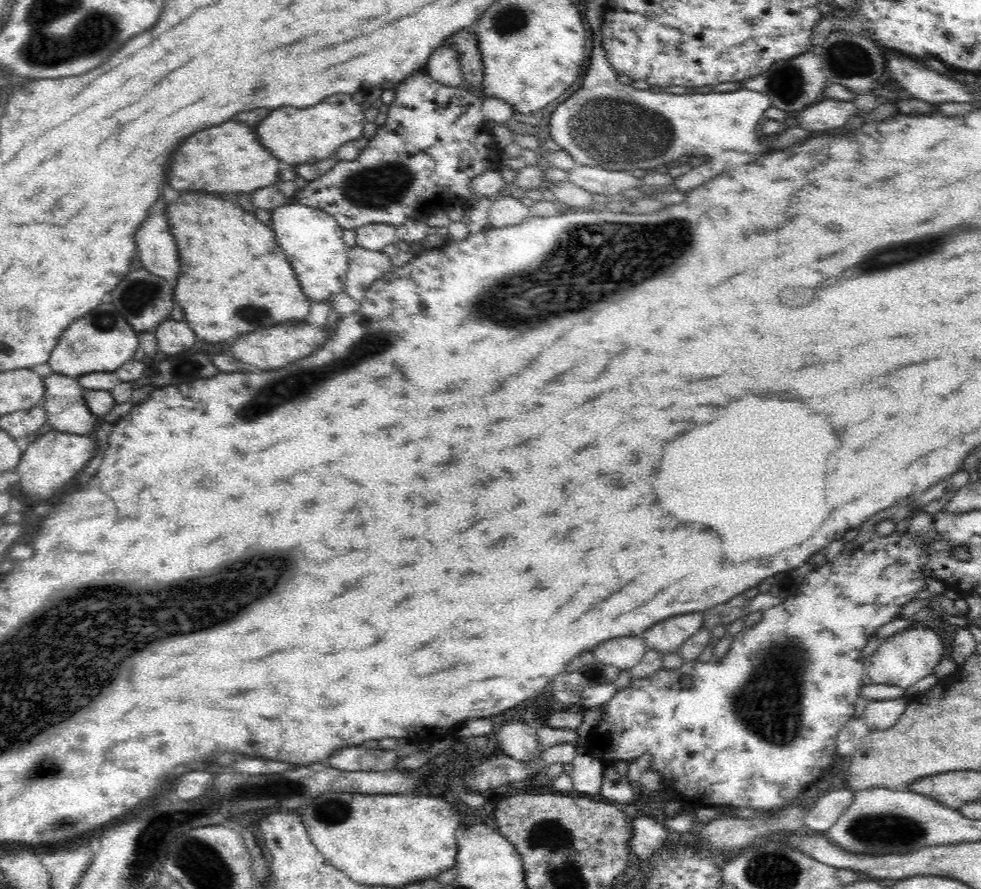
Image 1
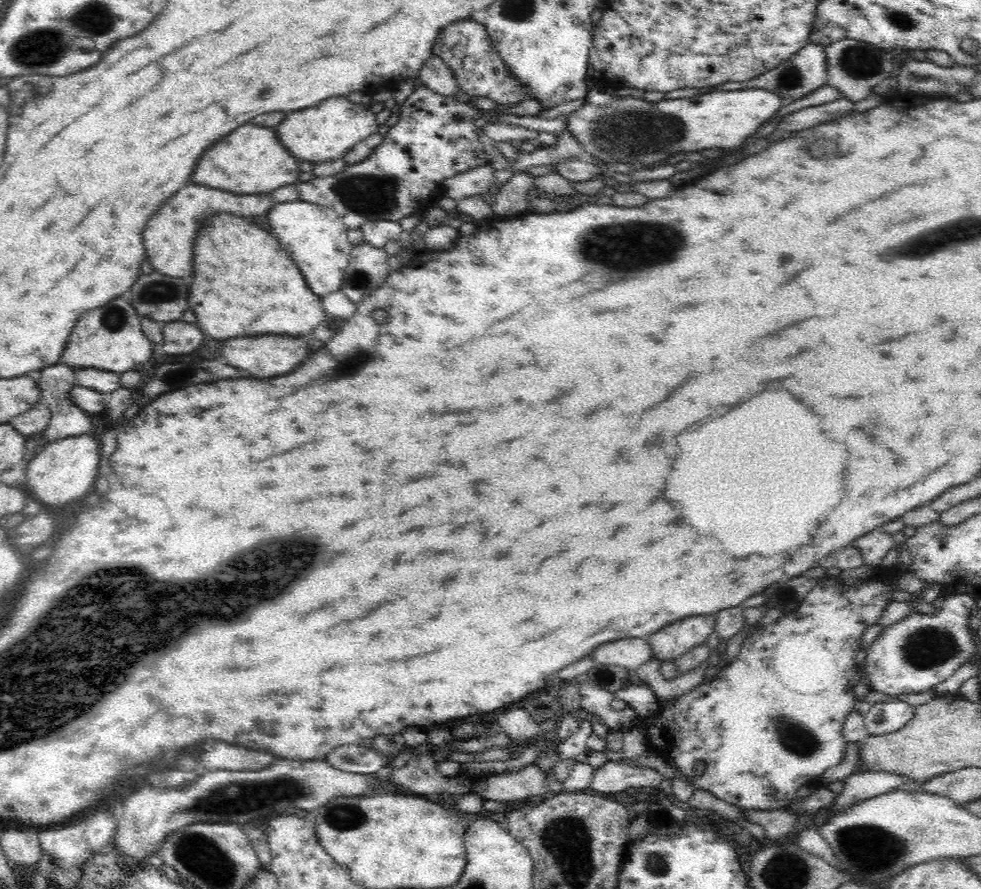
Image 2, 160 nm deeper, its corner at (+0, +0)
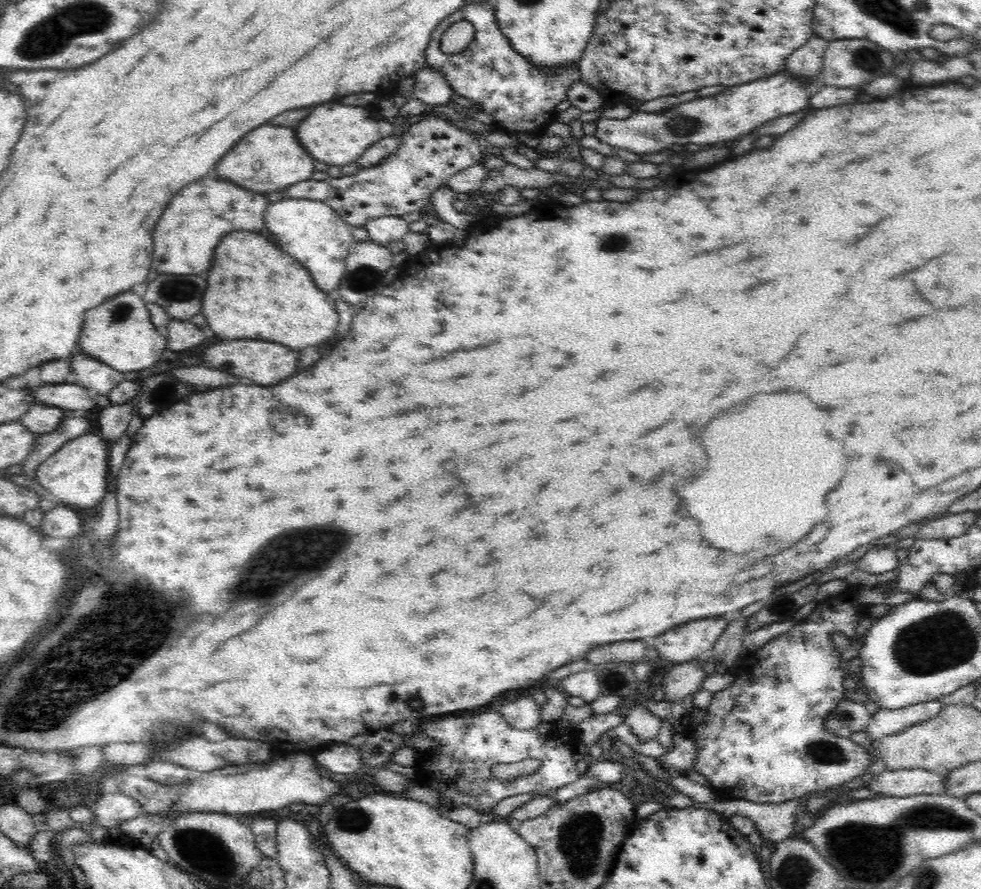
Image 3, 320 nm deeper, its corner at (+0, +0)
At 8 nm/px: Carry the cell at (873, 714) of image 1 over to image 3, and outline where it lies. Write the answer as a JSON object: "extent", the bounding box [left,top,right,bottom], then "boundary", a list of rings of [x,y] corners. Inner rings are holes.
{"extent":[866,701,946,740],"boundary":[[[927,701],[900,709],[881,709],[871,716],[866,732],[868,740],[880,740],[902,732],[914,724],[939,716],[946,704]]]}

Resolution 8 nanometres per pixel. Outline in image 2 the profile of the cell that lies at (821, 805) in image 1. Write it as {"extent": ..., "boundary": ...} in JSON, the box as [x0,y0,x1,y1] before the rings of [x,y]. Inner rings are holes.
{"extent":[829,770,922,814],"boundary":[[[863,770],[860,773],[852,773],[850,776],[844,779],[843,790],[838,794],[837,799],[834,804],[831,804],[829,807],[835,811],[834,814],[851,807],[857,802],[872,798],[874,796],[880,796],[884,792],[892,792],[892,790],[922,790],[921,784],[912,782],[912,779],[904,775],[898,775],[890,772],[884,771],[866,771]]]}

